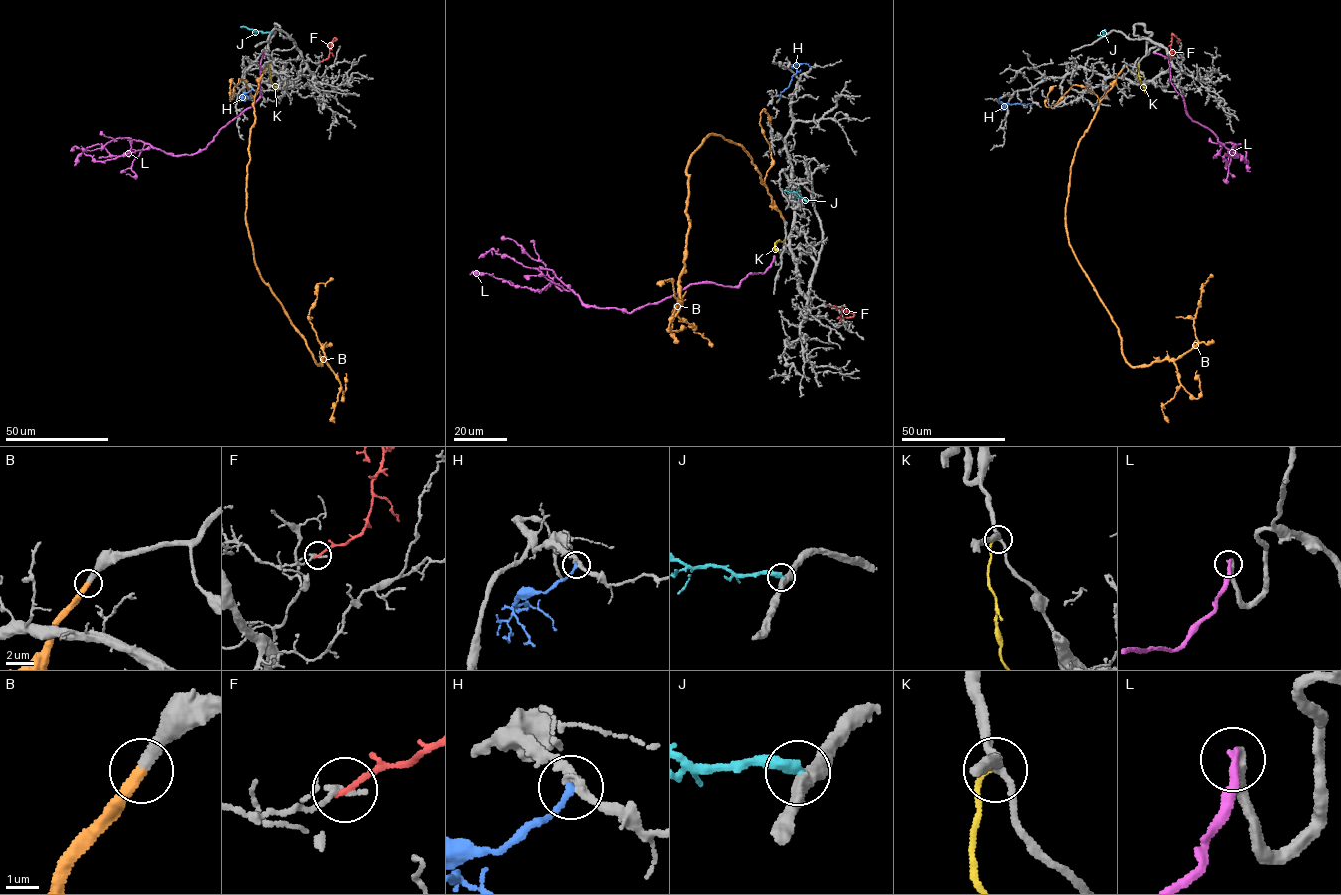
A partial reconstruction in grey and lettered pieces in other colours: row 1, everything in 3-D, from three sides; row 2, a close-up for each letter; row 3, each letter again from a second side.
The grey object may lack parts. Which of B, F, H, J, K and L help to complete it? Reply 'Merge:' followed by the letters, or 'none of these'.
Merge: B

